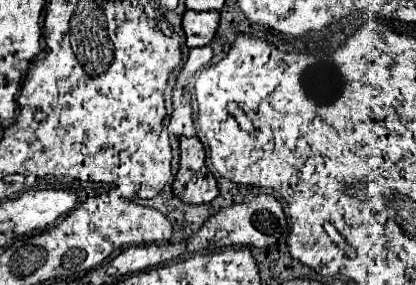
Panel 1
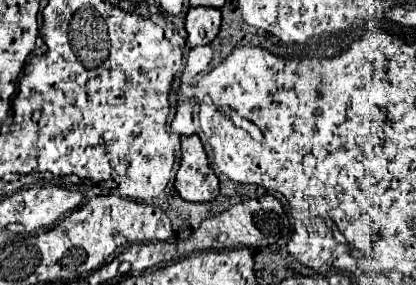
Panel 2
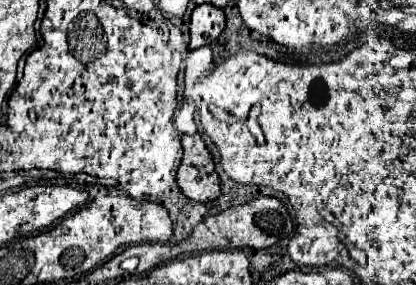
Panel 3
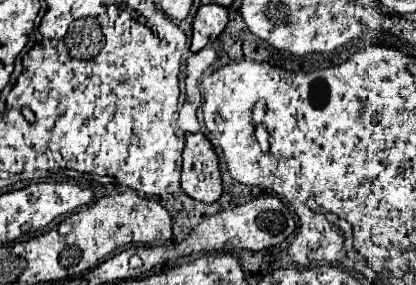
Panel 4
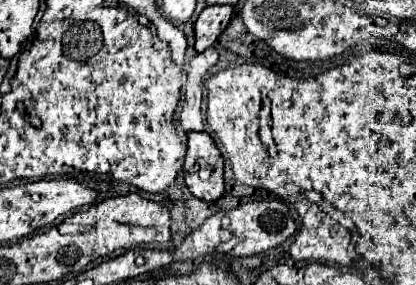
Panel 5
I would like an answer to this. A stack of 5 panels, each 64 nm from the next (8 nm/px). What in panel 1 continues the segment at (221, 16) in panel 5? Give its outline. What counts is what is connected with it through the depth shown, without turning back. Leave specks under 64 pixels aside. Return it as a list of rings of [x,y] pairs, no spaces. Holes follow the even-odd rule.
[[[186,10],[182,28],[186,32],[186,44],[188,48],[194,46],[206,46],[212,42],[216,28],[220,22],[218,12],[196,12],[196,10]]]

